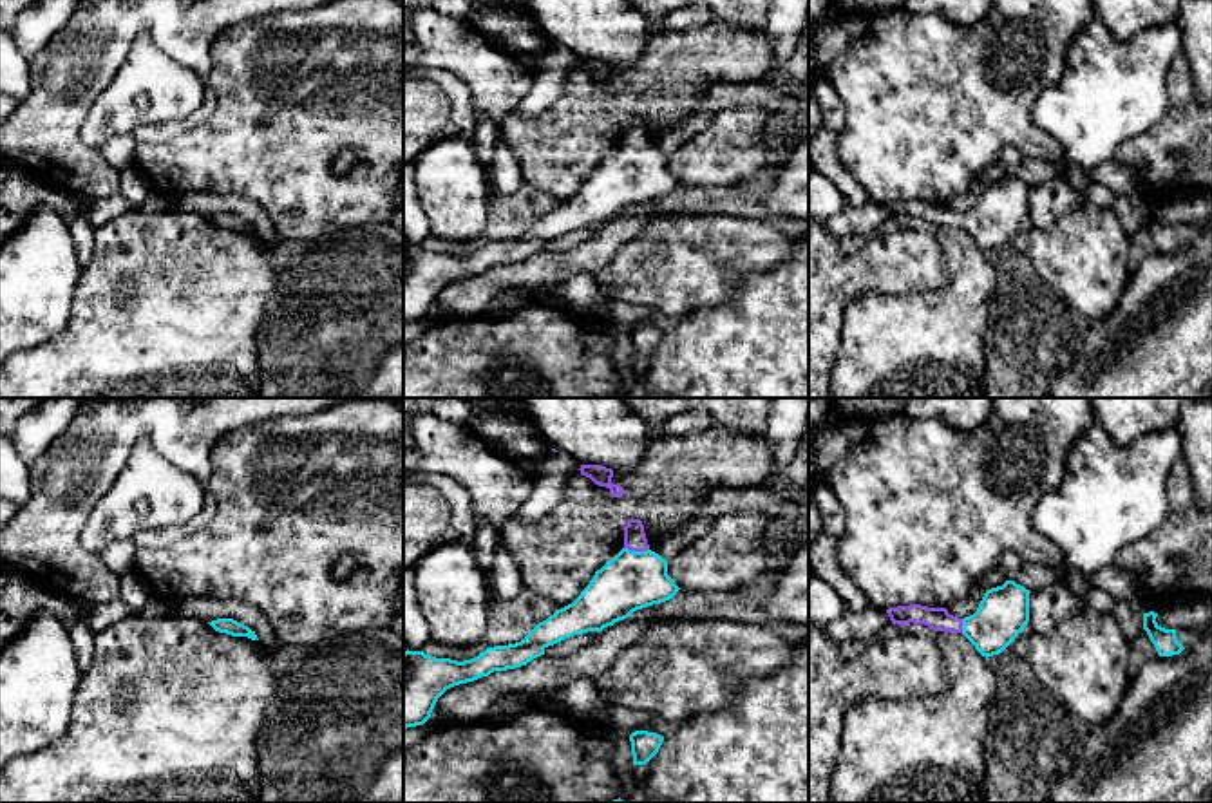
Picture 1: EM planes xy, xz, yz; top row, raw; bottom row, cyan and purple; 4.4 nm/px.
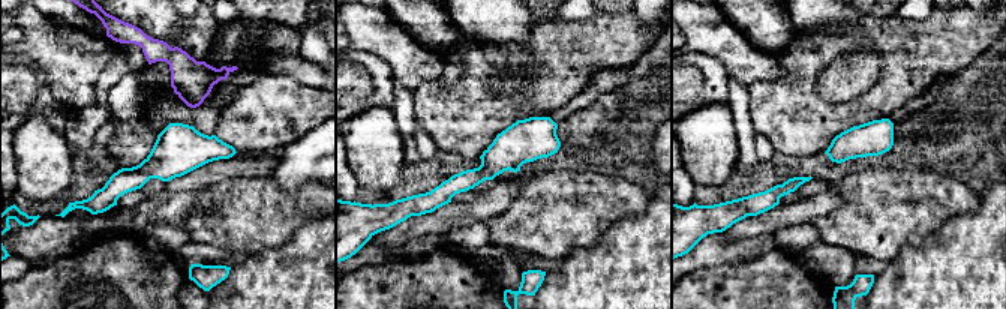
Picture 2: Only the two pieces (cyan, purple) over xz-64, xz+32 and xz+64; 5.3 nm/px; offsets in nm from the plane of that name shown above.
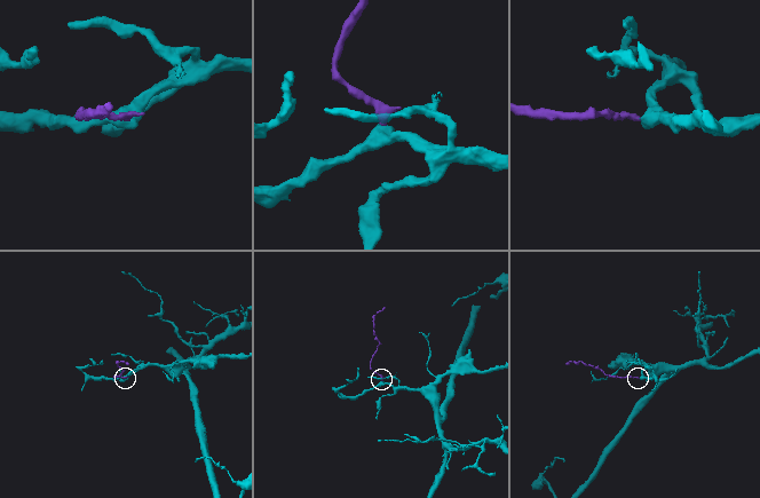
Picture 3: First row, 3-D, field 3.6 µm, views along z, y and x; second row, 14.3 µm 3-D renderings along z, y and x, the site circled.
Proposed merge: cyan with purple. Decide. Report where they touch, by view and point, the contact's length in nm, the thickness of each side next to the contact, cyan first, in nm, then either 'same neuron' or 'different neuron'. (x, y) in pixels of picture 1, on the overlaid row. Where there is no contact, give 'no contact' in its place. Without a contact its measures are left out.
xz (637, 552) | 110 nm | 260/100 nm | same neuron

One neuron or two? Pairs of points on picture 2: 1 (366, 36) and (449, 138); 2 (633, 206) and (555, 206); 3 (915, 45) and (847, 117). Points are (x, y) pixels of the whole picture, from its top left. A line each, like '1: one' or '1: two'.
1: two
2: one
3: one

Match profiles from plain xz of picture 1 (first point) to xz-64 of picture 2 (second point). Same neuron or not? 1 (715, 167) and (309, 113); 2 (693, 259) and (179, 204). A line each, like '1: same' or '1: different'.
1: same
2: different

